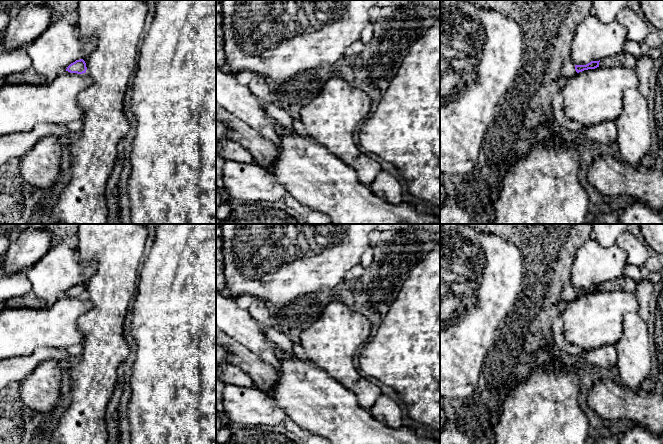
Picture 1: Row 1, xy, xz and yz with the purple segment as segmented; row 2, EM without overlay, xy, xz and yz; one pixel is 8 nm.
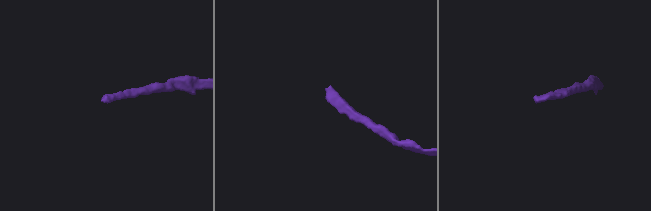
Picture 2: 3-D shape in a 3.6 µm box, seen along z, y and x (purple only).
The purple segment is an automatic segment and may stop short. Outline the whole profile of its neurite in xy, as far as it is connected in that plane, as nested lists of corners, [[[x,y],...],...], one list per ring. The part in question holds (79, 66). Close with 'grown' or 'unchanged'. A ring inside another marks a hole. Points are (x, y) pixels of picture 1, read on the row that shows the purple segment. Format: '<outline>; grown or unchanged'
[[[83,59],[76,60],[75,62],[71,63],[66,71],[70,73],[77,73],[77,74],[83,74],[86,73],[87,67],[86,63]]]; unchanged

